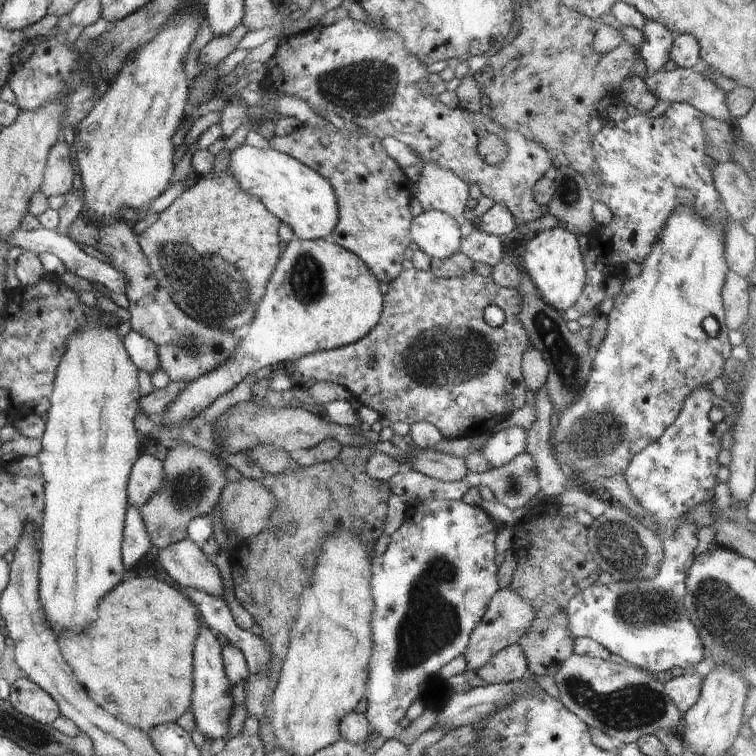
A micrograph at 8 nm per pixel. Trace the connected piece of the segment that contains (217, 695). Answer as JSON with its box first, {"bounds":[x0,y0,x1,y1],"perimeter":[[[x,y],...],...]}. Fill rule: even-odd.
{"bounds":[190,622,233,740],"perimeter":[[[204,622],[200,626],[200,634],[194,642],[193,654],[193,693],[190,709],[194,715],[196,726],[210,740],[228,740],[228,719],[232,714],[233,685],[226,678],[222,647],[218,643],[216,633]]]}

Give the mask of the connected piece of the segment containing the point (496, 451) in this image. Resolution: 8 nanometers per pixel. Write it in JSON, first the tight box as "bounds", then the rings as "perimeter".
{"bounds":[481,425,526,469],"perimeter":[[[513,425],[489,435],[481,453],[488,460],[490,469],[498,468],[526,451],[526,444],[526,429]]]}

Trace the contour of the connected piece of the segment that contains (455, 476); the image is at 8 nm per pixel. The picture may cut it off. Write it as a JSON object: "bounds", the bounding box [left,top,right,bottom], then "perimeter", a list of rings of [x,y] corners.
{"bounds":[408,449,469,482],"perimeter":[[[421,449],[410,458],[408,464],[413,471],[441,481],[458,482],[469,474],[466,470],[466,462],[462,457],[452,456],[434,449]]]}

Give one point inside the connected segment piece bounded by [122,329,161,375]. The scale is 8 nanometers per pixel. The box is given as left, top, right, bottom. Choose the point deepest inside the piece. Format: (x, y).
(143, 351)

